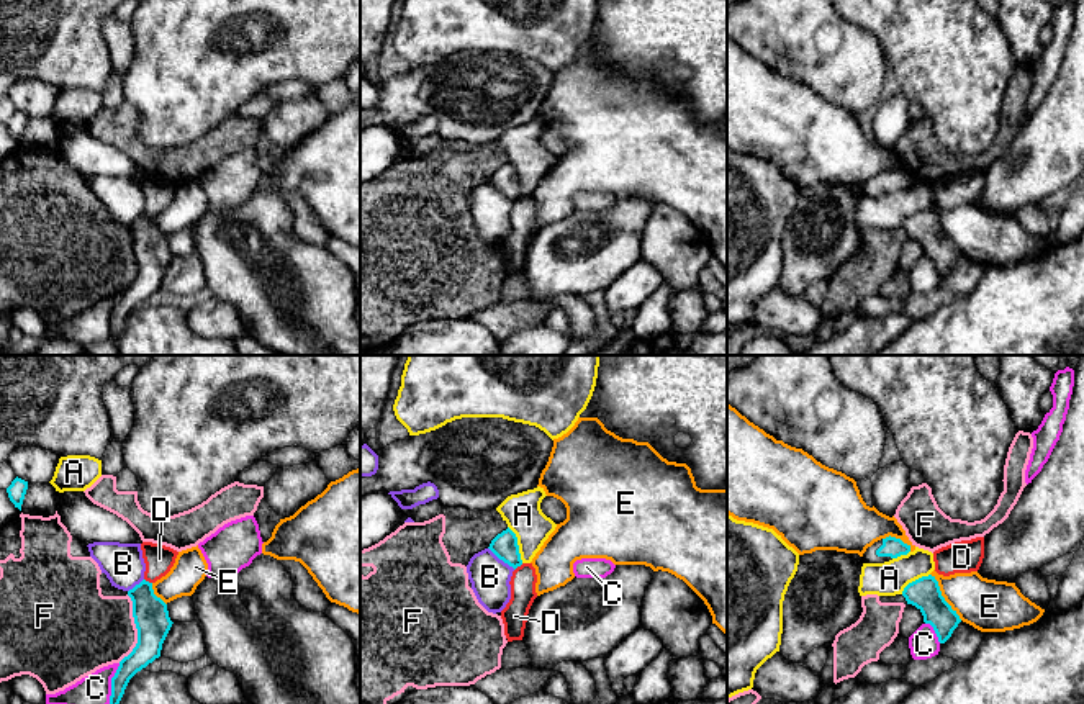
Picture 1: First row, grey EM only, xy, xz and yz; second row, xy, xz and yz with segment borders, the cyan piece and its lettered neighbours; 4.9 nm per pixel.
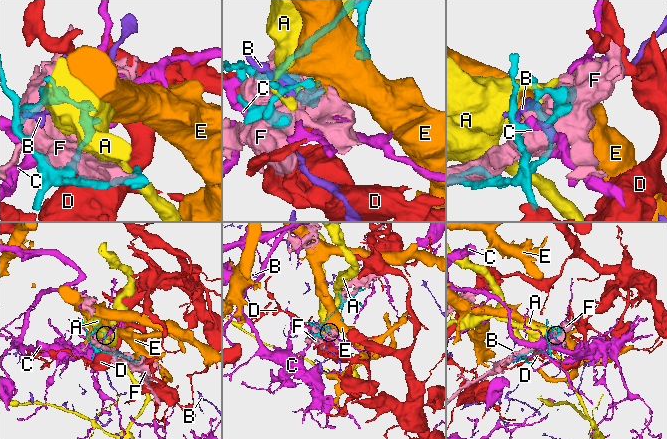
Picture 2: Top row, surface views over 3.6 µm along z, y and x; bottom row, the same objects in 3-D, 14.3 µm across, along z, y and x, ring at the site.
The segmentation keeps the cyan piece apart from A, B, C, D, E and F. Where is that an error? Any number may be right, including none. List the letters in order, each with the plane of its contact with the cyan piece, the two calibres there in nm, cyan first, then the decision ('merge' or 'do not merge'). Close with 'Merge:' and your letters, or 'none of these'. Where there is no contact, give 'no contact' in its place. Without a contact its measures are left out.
A: contact in xz; calibres 130 and 190 nm; do not merge
B: contact in xz; calibres 130 and 200 nm; do not merge
C: contact in xy; calibres 120 and 170 nm; do not merge
D: contact in xz; calibres 130 and 130 nm; merge
E: contact in yz; calibres 160 and 260 nm; do not merge
F: contact in xy; calibres 170 and 400 nm; do not merge
Merge: D

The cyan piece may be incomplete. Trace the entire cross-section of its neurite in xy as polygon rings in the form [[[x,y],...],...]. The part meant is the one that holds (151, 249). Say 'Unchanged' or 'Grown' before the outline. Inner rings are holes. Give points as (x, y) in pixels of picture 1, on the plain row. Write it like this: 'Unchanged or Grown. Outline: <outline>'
Grown. Outline: [[[142,175],[141,183],[146,196],[144,213],[128,224],[133,234],[138,277],[120,295],[111,311],[110,341],[113,342],[120,337],[129,313],[160,290],[162,277],[174,257],[167,237],[154,228],[152,218],[170,205],[178,185],[152,175]]]

